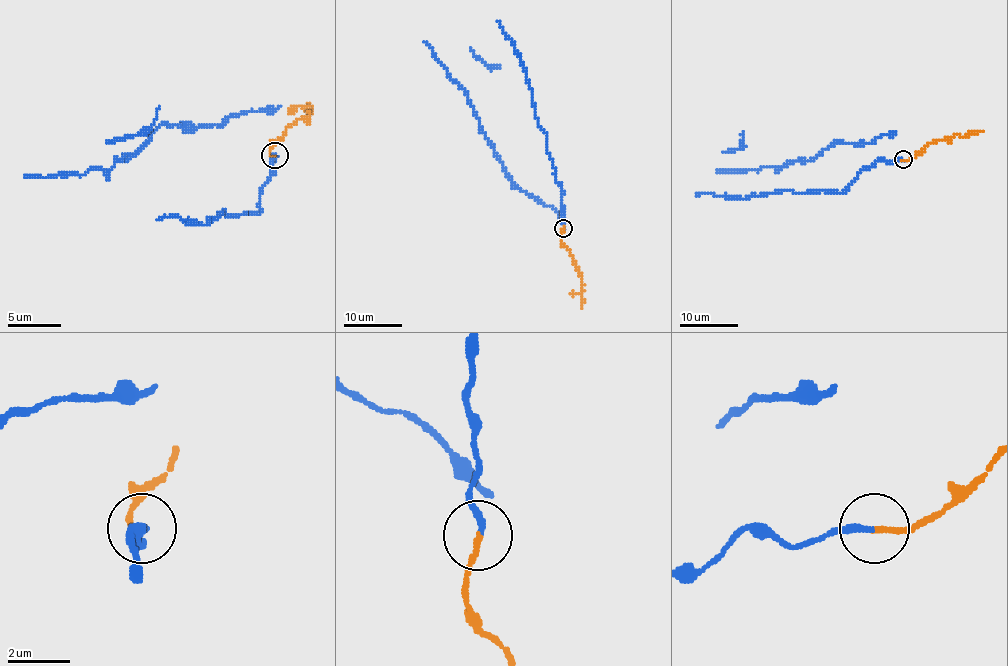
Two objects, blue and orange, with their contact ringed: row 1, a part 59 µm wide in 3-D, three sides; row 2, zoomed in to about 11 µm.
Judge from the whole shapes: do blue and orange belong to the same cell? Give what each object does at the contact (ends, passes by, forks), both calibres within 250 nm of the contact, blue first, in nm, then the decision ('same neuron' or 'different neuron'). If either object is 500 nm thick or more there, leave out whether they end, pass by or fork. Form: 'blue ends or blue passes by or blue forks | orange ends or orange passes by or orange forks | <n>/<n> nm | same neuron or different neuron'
blue ends | orange ends | 190/180 nm | different neuron

